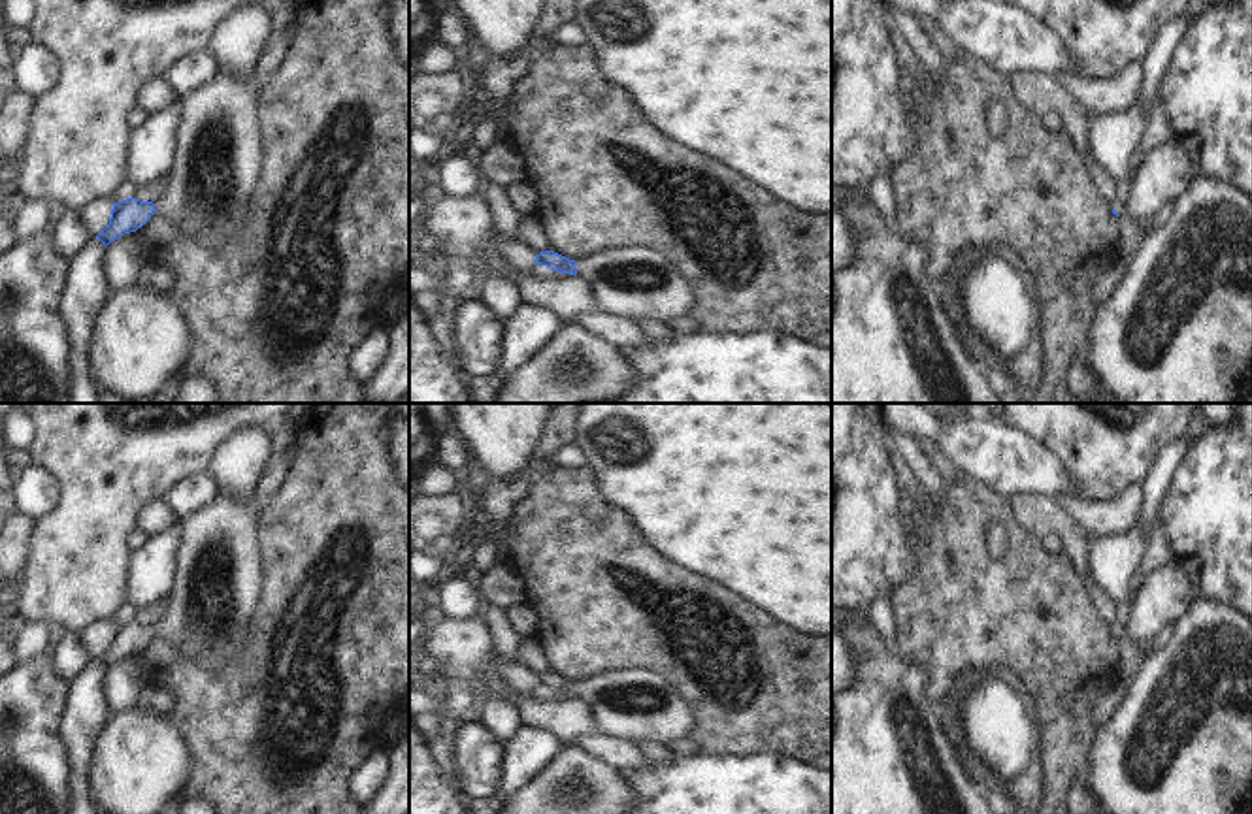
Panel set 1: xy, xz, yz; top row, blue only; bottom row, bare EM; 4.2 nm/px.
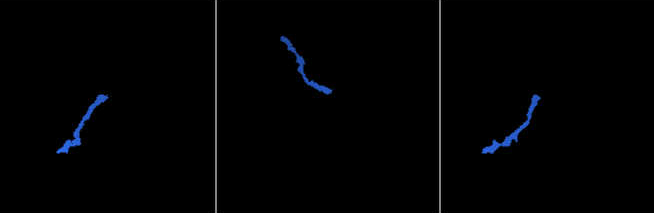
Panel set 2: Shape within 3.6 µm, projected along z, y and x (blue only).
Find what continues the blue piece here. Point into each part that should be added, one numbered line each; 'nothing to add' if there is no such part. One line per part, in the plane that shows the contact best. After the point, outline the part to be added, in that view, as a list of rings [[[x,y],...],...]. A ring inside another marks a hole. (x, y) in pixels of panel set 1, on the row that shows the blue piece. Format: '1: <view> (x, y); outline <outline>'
1: xz (636, 283); outline [[[615,249],[577,260],[581,279],[600,313],[666,324],[688,317],[696,296],[679,271],[658,252]]]

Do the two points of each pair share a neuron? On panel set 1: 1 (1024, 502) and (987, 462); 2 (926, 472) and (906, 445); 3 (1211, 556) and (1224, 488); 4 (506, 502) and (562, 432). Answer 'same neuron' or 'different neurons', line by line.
1: different neurons
2: same neuron
3: same neuron
4: same neuron

